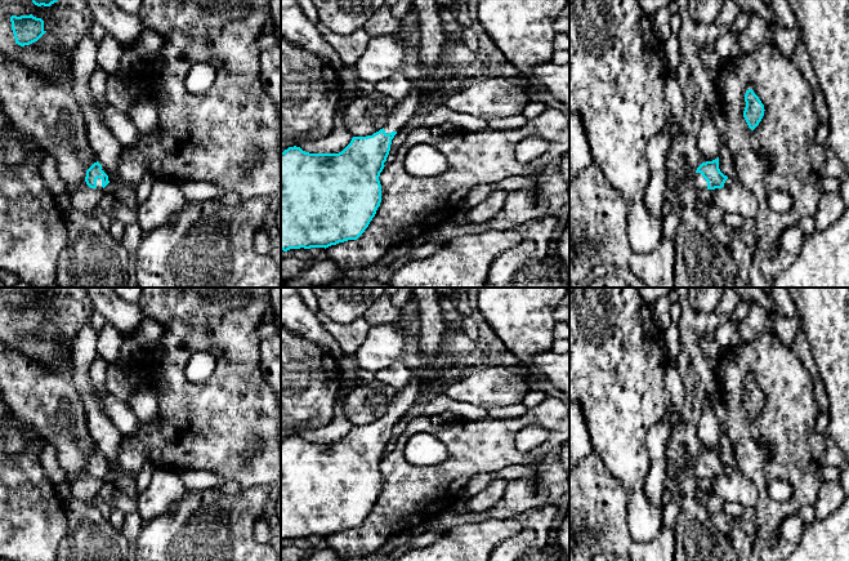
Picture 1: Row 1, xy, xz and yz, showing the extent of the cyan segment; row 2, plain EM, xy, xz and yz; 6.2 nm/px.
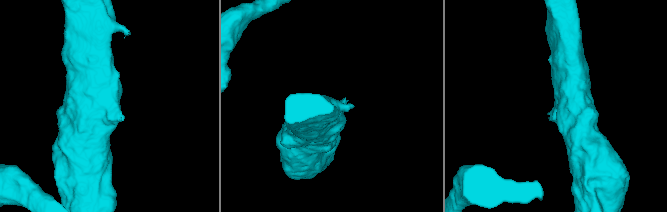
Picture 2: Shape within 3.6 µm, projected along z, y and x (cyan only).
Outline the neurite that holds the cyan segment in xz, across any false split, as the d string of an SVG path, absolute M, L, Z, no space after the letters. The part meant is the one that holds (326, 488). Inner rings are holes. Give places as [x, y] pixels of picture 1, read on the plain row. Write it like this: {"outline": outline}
{"outline": "M412 373L410 383L397 392L385 415L372 424L353 426L339 442L309 442L300 436L281 441L281 539L329 536L357 529L381 491L380 462L392 428L415 404L421 379Z"}

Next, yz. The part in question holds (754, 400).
{"outline": "M752 378L746 379L745 383L746 396L743 400L743 406L751 419L754 419L764 405L764 393Z"}

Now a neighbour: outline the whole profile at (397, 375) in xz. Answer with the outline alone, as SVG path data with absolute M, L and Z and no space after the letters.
M402 360L394 361L389 368L376 373L376 379L389 384L397 392L403 389L411 380L412 371L406 368Z

